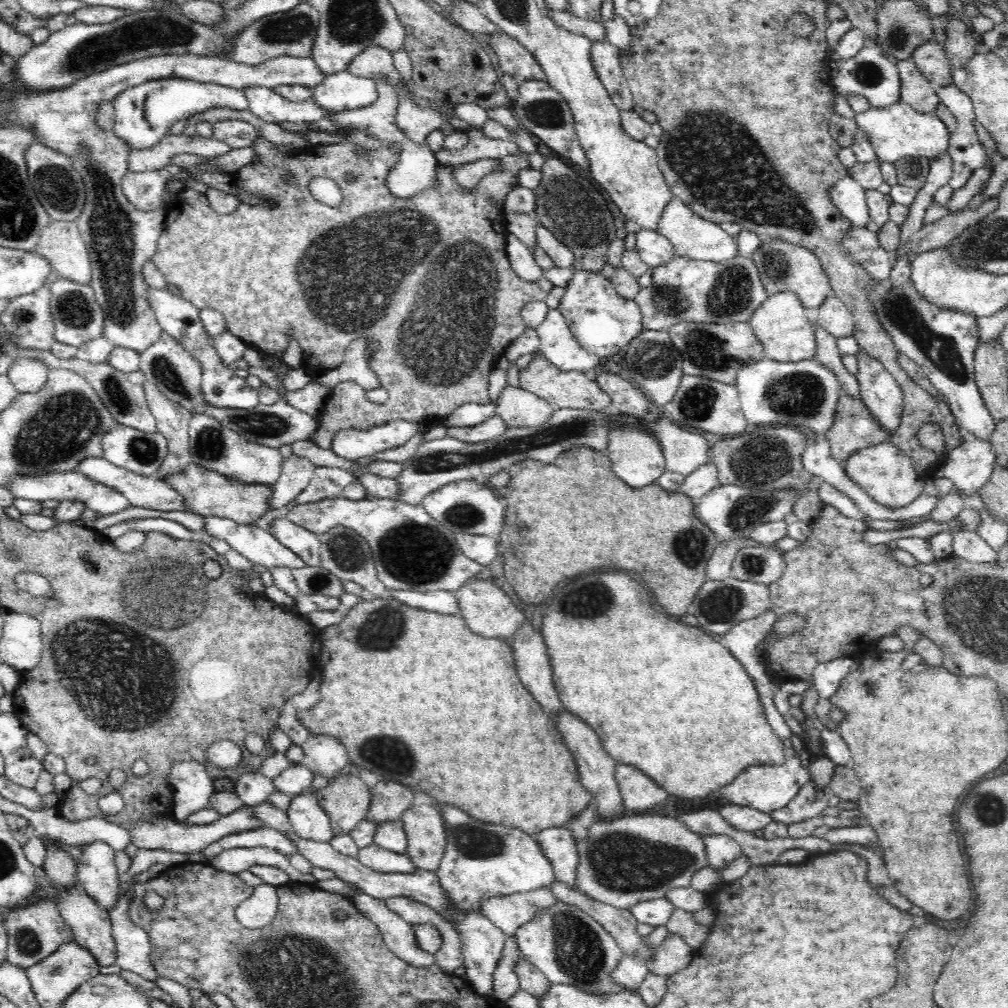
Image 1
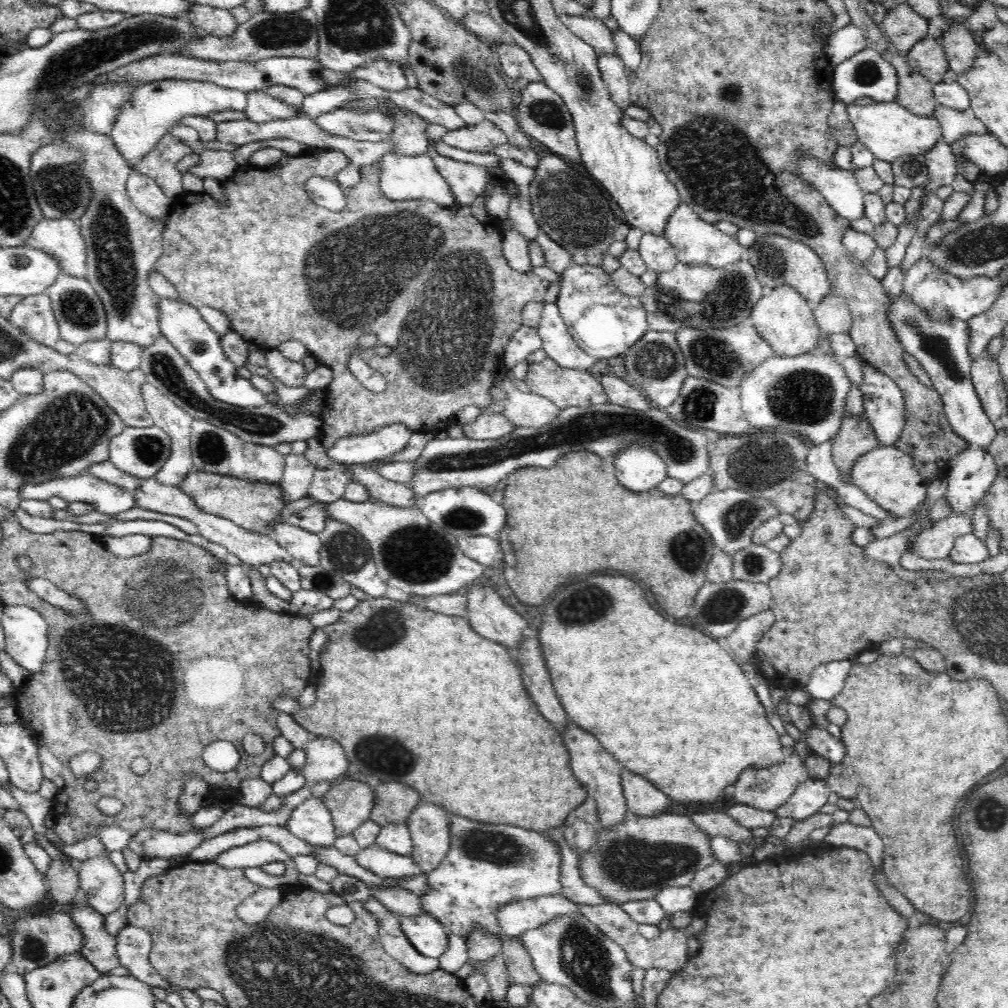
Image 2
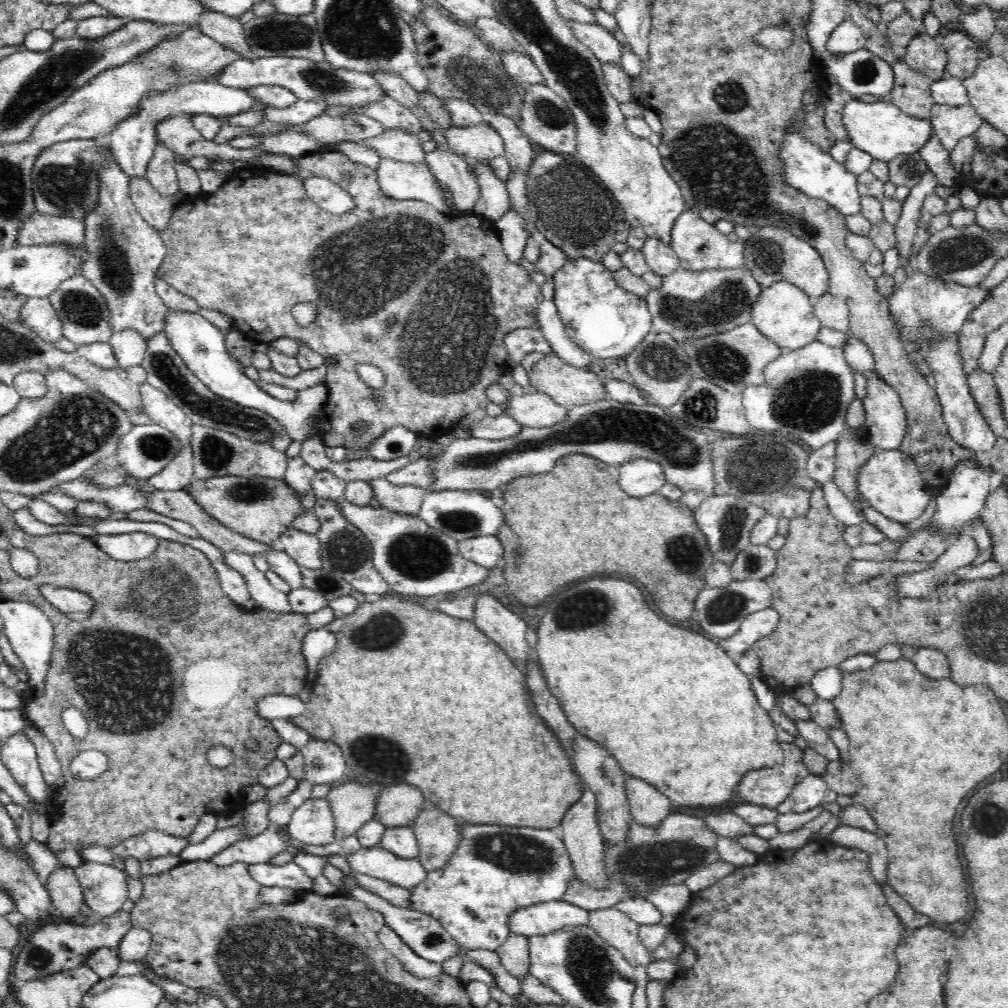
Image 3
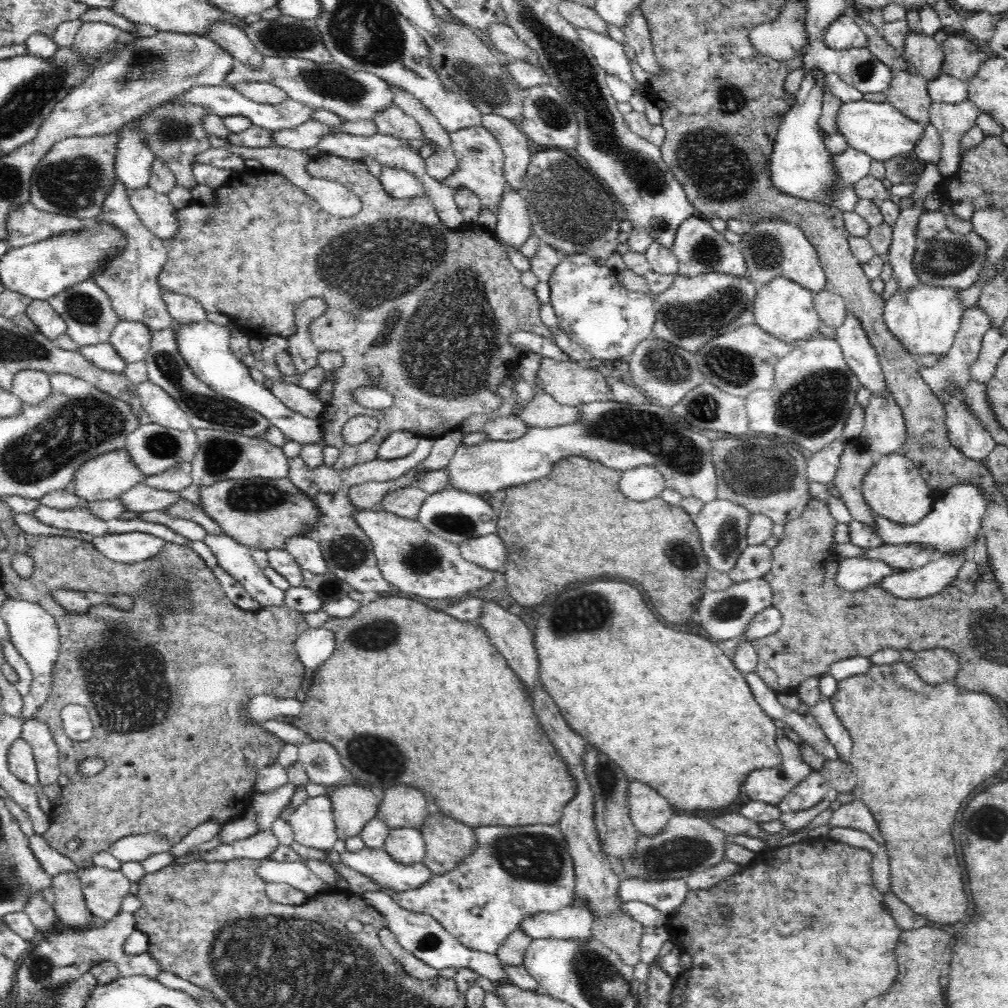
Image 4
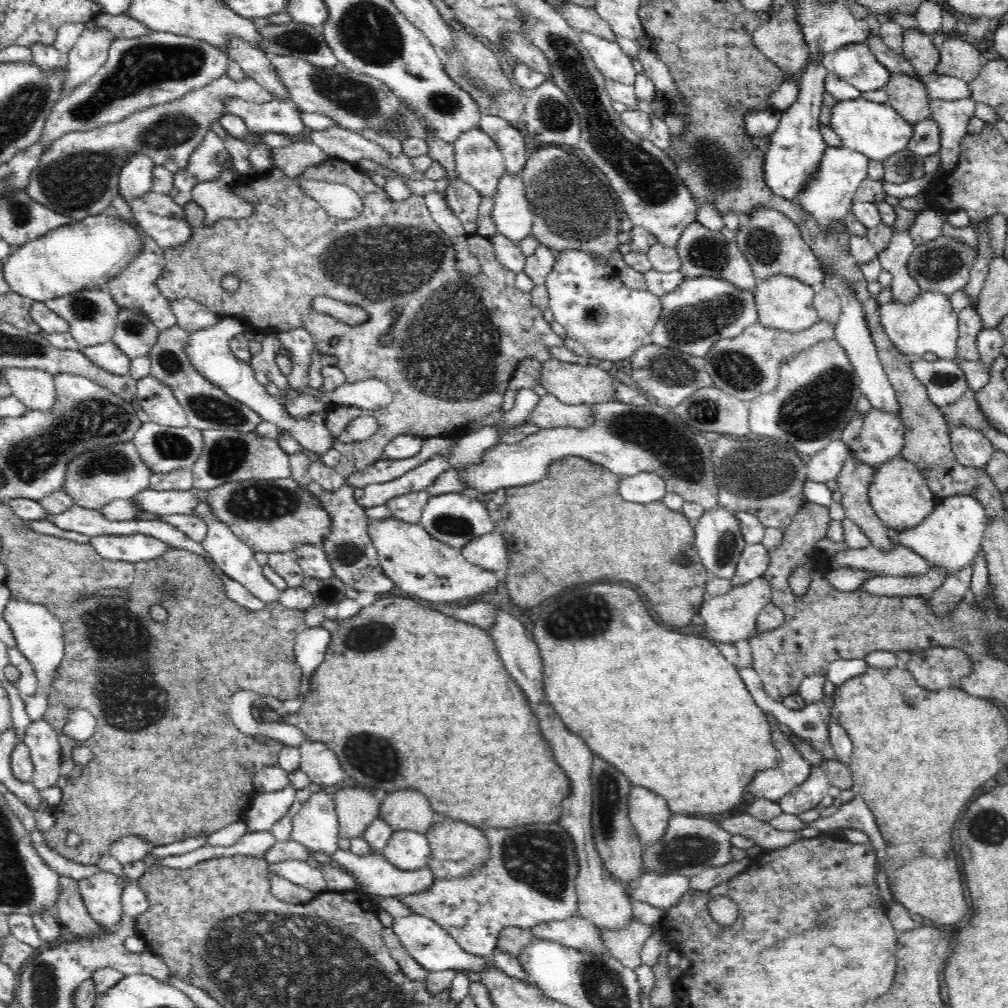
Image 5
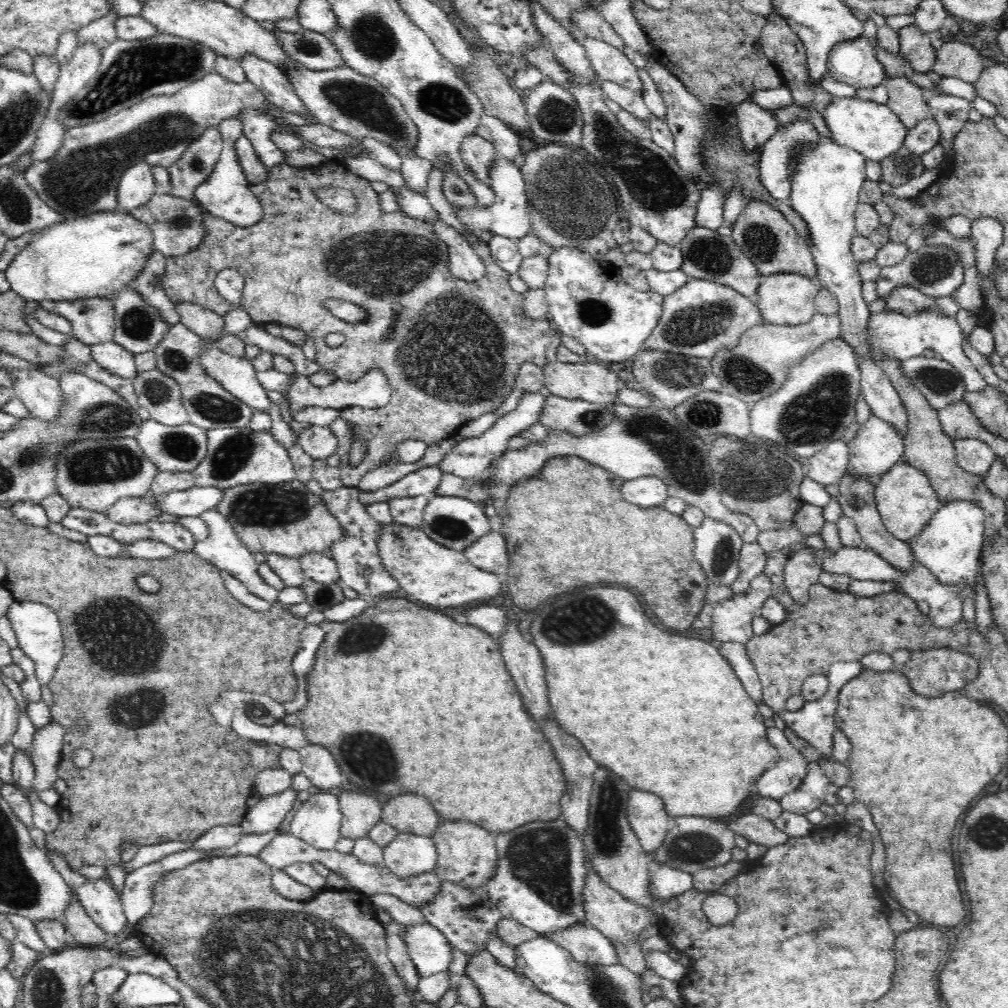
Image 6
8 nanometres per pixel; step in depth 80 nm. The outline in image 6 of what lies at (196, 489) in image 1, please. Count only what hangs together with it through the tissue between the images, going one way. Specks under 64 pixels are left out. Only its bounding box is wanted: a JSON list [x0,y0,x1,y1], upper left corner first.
[216,479,344,558]

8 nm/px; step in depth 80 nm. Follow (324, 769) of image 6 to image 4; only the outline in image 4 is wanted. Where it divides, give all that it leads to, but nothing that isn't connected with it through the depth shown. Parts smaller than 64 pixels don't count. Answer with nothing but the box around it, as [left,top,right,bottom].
[299,742,348,787]

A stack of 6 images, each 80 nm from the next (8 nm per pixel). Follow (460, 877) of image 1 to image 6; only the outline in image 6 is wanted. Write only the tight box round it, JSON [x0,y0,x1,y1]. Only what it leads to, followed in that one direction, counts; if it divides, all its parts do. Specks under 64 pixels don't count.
[420,818,587,955]

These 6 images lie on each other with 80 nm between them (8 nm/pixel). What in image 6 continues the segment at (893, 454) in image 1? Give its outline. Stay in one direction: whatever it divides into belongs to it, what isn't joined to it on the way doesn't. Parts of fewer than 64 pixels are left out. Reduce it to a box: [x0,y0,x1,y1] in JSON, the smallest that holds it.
[874,460,943,545]

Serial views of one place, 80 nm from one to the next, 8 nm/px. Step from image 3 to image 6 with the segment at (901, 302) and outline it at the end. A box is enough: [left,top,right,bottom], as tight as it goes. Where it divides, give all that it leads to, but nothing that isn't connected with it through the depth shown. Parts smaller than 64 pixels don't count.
[868,308,987,392]

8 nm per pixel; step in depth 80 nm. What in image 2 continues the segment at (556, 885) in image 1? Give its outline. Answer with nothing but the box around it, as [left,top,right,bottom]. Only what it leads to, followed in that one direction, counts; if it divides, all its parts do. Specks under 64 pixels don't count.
[577,903,706,972]

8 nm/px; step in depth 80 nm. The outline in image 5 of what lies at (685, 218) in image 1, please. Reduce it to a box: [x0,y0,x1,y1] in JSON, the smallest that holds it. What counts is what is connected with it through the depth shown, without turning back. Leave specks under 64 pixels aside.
[676,221,758,291]

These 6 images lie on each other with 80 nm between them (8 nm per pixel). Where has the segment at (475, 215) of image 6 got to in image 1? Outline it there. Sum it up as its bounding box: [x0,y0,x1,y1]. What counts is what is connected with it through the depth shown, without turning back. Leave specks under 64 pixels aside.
[506,232,543,282]

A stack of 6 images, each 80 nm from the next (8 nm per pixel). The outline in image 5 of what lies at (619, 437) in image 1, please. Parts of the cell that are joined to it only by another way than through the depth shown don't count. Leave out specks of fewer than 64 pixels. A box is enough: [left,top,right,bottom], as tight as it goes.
[620,472,668,504]

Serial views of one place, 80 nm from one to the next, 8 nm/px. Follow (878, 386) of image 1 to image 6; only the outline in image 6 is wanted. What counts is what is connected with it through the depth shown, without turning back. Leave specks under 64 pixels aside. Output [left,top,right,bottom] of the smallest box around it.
[847,416,904,481]

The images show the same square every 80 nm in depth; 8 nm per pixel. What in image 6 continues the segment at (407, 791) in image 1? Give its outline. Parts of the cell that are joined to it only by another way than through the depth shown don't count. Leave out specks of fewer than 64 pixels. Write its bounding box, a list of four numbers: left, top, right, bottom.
[381,794,442,837]

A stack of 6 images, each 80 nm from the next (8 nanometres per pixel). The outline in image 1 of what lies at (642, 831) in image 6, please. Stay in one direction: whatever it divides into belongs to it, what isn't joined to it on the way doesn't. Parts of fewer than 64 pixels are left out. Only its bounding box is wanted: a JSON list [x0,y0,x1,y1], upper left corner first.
[615,763,669,814]

